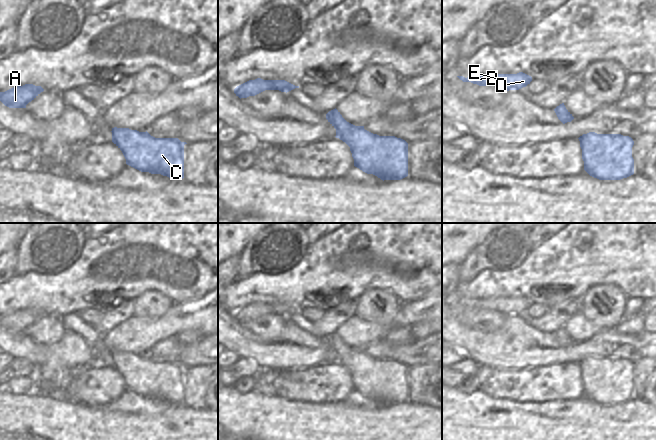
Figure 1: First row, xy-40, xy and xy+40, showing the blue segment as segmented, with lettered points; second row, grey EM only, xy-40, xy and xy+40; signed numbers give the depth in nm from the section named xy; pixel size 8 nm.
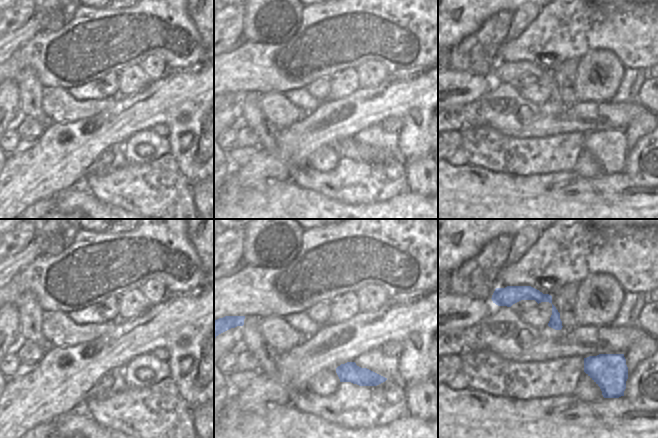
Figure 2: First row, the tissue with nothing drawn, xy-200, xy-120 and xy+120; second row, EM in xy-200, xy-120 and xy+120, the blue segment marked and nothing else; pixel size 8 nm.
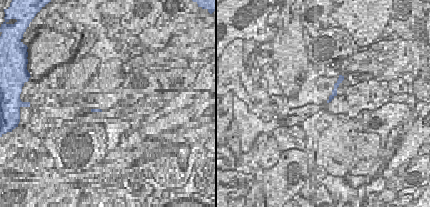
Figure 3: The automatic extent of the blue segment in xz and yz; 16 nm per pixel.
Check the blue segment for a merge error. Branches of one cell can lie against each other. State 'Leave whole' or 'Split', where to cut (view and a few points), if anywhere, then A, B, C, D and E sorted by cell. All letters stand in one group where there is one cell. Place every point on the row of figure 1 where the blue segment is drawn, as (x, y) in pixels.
Leave whole. No split. Groups: A B C D E.

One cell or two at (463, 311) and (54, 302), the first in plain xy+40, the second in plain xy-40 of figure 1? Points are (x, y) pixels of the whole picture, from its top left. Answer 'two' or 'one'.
two

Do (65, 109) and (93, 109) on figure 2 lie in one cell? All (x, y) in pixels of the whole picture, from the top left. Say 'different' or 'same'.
same

